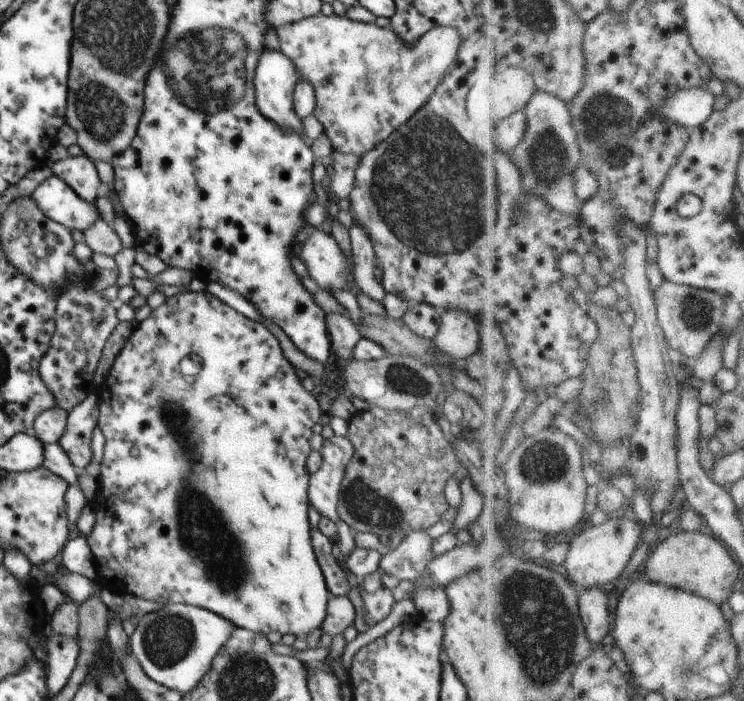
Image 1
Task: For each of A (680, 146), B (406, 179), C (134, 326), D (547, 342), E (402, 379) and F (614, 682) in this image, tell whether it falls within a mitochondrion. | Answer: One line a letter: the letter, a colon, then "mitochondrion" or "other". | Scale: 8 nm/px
A: other
B: mitochondrion
C: other
D: other
E: mitochondrion
F: other

